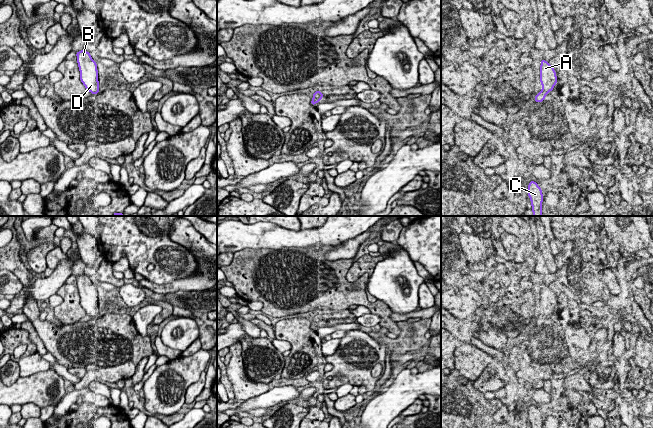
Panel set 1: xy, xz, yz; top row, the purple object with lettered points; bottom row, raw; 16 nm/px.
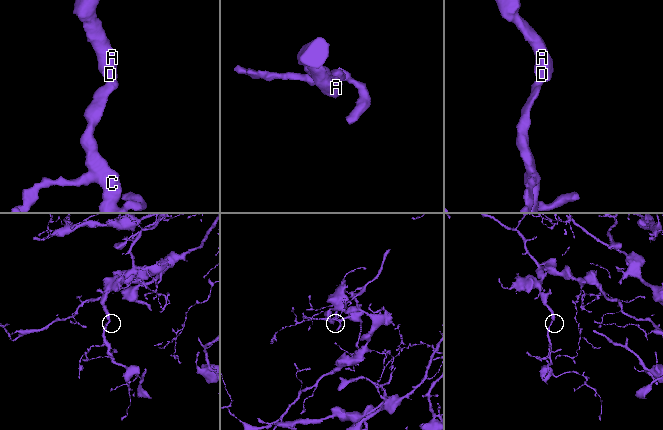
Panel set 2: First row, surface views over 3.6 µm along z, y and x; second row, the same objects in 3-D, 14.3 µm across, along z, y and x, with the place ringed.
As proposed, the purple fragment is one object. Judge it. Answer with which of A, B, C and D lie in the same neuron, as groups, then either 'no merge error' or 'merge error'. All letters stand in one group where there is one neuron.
A B C D | no merge error

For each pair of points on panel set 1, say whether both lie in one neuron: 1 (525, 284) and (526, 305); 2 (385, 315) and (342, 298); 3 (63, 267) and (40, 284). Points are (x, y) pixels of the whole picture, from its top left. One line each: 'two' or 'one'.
1: two
2: one
3: one

